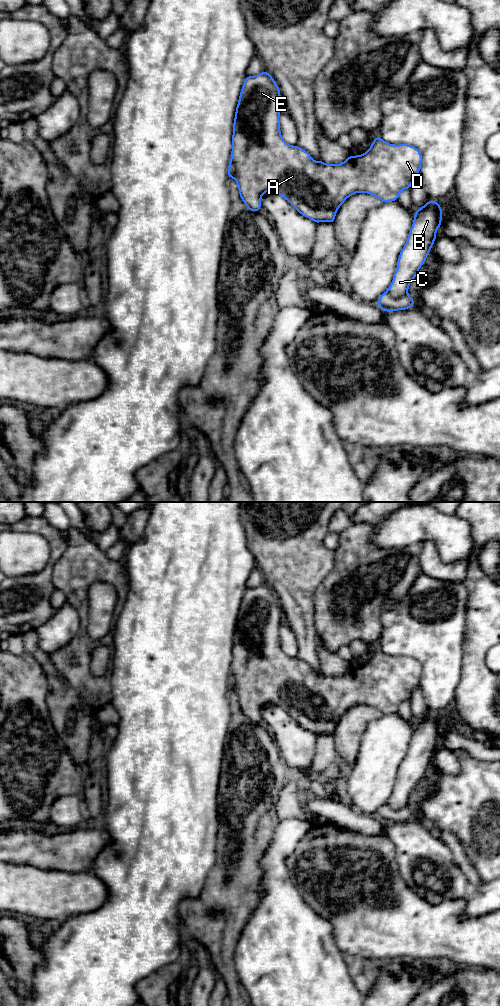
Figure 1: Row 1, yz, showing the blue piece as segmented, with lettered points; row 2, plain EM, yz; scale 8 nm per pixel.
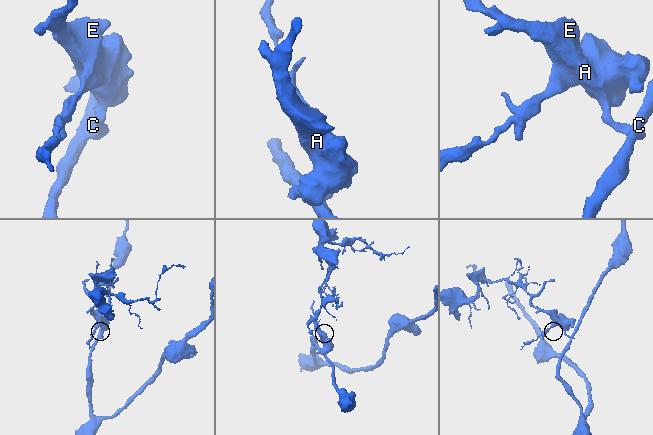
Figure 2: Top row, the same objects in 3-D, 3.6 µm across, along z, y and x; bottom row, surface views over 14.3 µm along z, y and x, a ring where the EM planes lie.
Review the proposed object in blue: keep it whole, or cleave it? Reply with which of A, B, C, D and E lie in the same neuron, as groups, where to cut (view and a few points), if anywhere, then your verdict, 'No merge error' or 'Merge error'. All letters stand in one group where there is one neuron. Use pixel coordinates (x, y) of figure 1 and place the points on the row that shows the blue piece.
Groups: A D E / B C. Split along yz (386, 291), (393, 297), (401, 297), (406, 293). Merge error

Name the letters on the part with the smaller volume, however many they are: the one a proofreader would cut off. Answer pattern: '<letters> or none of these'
A, D, E

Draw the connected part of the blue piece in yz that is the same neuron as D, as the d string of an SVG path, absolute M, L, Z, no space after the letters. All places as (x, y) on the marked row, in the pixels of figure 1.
M264 71L255 76L246 76L236 107L233 123L232 152L228 166L228 178L234 178L238 185L241 200L248 211L261 209L261 197L271 191L281 195L303 216L319 222L334 223L337 210L351 195L359 192L374 195L383 203L397 201L403 189L410 189L414 177L421 171L422 154L409 144L394 145L379 136L374 138L369 150L361 155L350 155L342 164L326 164L314 161L310 154L299 146L288 145L280 132L279 115L281 95L272 76Z

